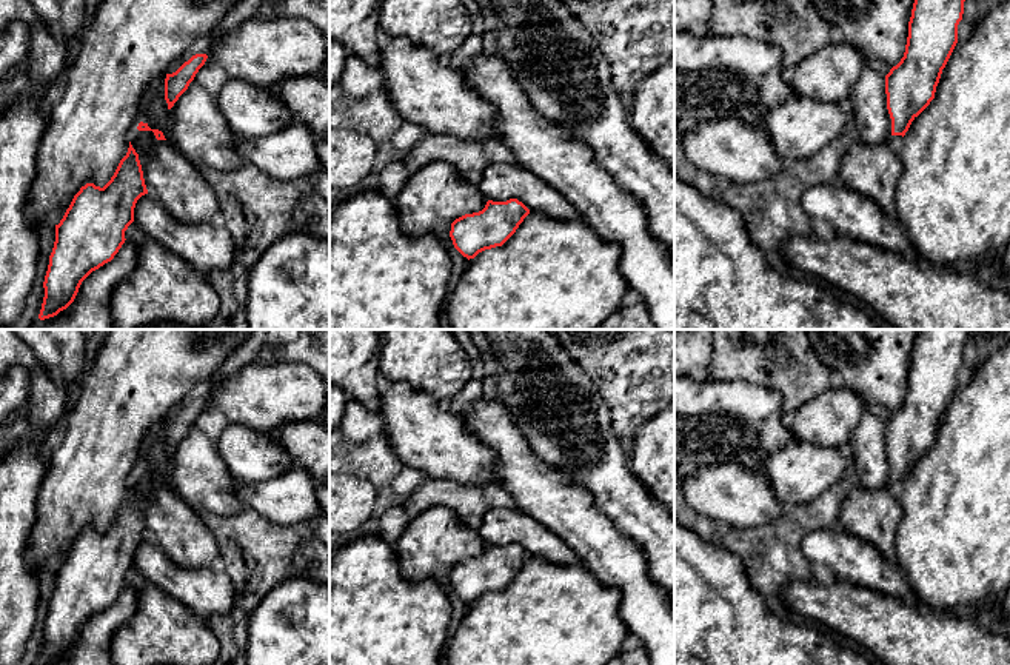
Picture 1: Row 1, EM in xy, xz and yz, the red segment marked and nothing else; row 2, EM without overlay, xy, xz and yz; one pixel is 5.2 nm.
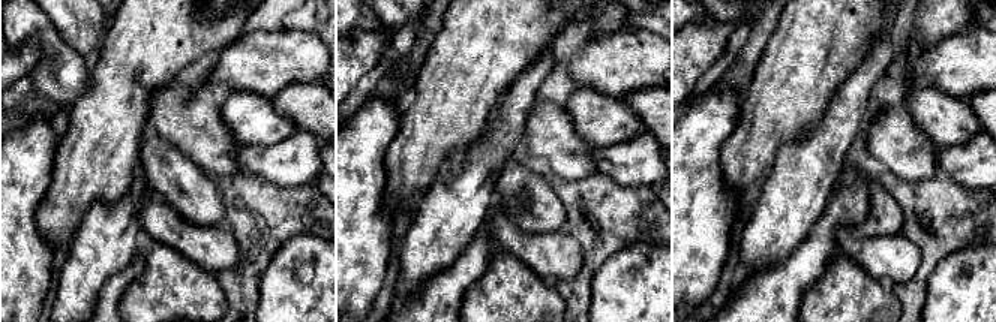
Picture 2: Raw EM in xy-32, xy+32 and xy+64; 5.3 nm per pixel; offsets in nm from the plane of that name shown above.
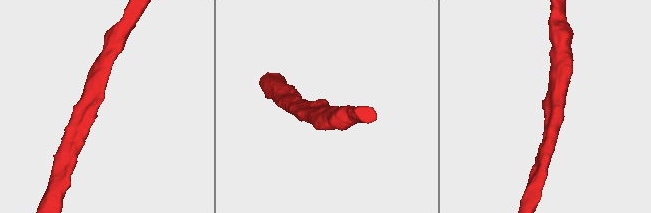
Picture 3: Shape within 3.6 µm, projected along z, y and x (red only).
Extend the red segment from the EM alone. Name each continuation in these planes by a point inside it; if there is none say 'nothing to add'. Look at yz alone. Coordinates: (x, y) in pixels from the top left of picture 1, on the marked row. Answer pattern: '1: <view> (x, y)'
1: yz (878, 28)

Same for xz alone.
1: xz (436, 193)

